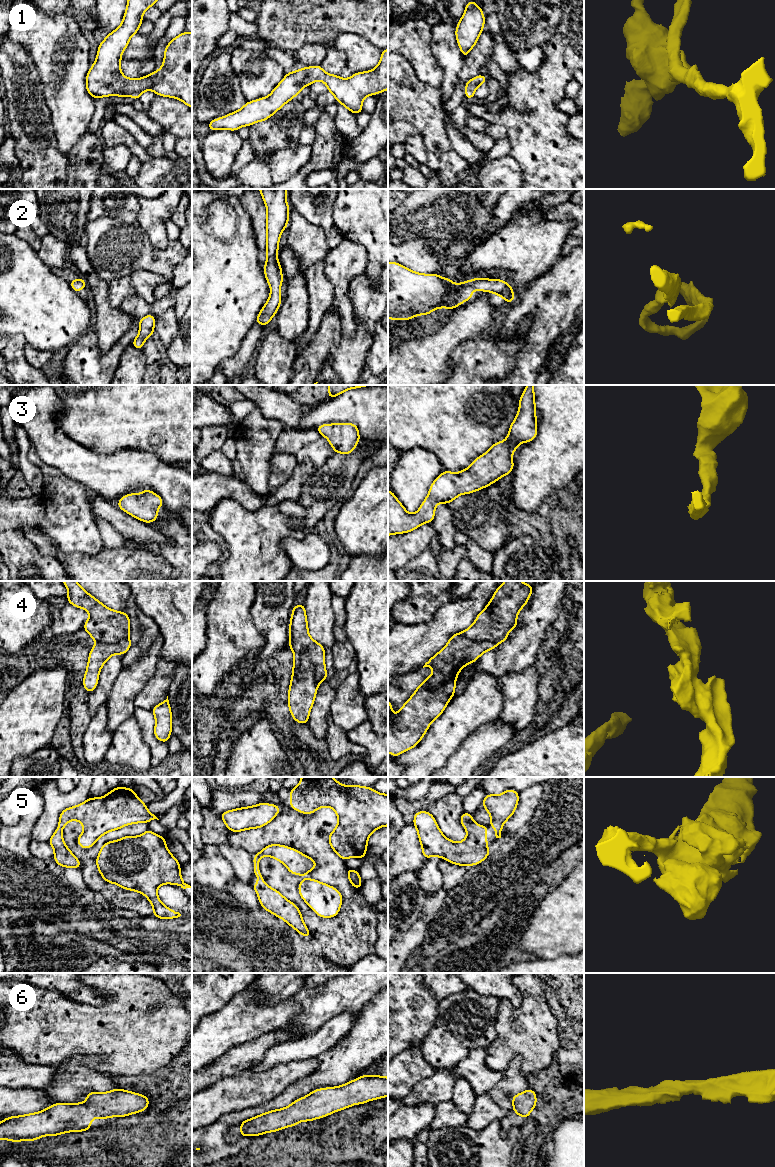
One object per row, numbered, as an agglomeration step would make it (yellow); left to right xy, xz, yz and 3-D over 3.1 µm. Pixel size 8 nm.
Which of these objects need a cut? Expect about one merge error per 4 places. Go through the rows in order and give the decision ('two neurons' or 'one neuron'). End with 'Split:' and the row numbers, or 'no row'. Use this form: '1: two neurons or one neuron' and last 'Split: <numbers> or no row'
1: one neuron
2: one neuron
3: one neuron
4: two neurons
5: one neuron
6: one neuron
Split: 4

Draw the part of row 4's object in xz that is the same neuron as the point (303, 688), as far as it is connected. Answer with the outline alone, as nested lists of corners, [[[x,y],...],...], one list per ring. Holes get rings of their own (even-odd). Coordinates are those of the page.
[[[306,652],[296,670],[292,670],[288,690],[288,707],[293,719],[300,724],[307,724],[309,713],[315,701],[318,684],[315,681],[314,665]]]

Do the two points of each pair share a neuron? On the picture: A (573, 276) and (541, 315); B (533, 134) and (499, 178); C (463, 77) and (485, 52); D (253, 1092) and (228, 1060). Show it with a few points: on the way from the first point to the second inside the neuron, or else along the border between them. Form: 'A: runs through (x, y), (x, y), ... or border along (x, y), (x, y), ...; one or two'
A: runs through (566, 286), (553, 299), (551, 305); one
B: border along (509, 154), (518, 163), (523, 178); two
C: runs through (468, 71), (479, 58); one
D: border along (245, 1071), (226, 1076), (217, 1082); two

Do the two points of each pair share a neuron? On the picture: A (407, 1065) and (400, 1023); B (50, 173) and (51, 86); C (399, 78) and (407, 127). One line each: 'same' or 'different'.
A: different
B: different
C: same

